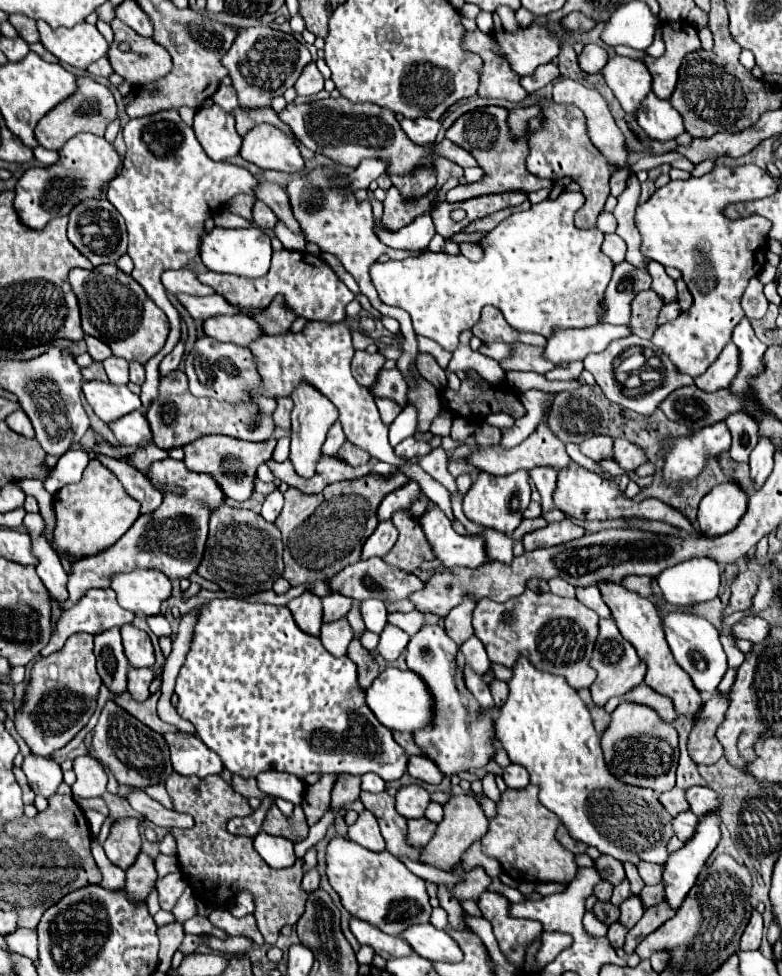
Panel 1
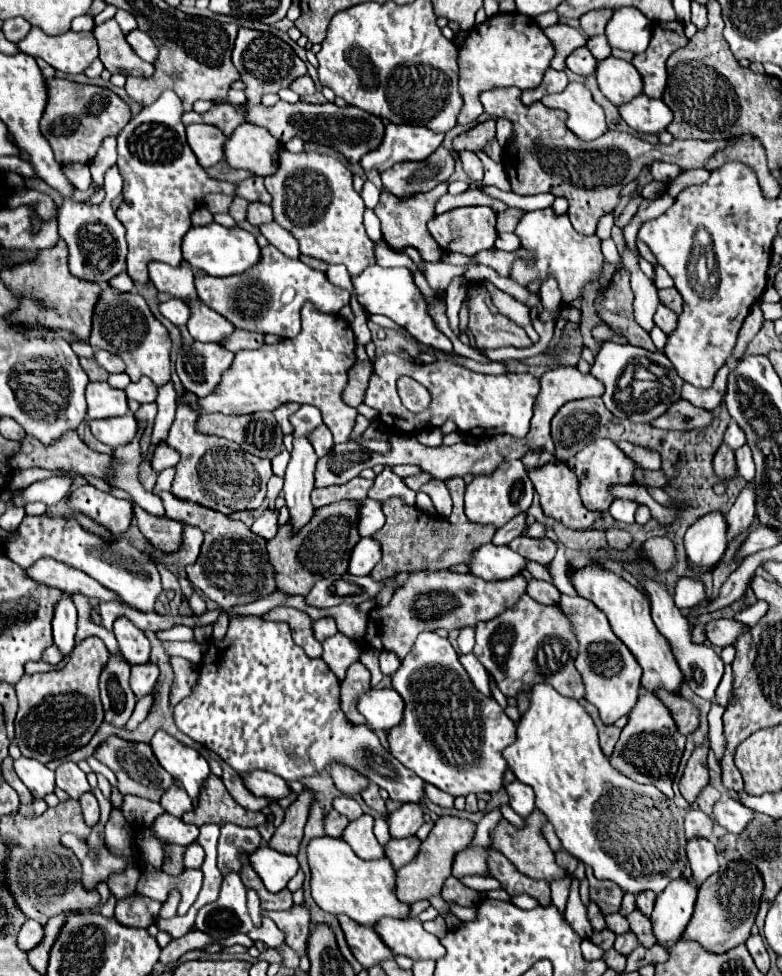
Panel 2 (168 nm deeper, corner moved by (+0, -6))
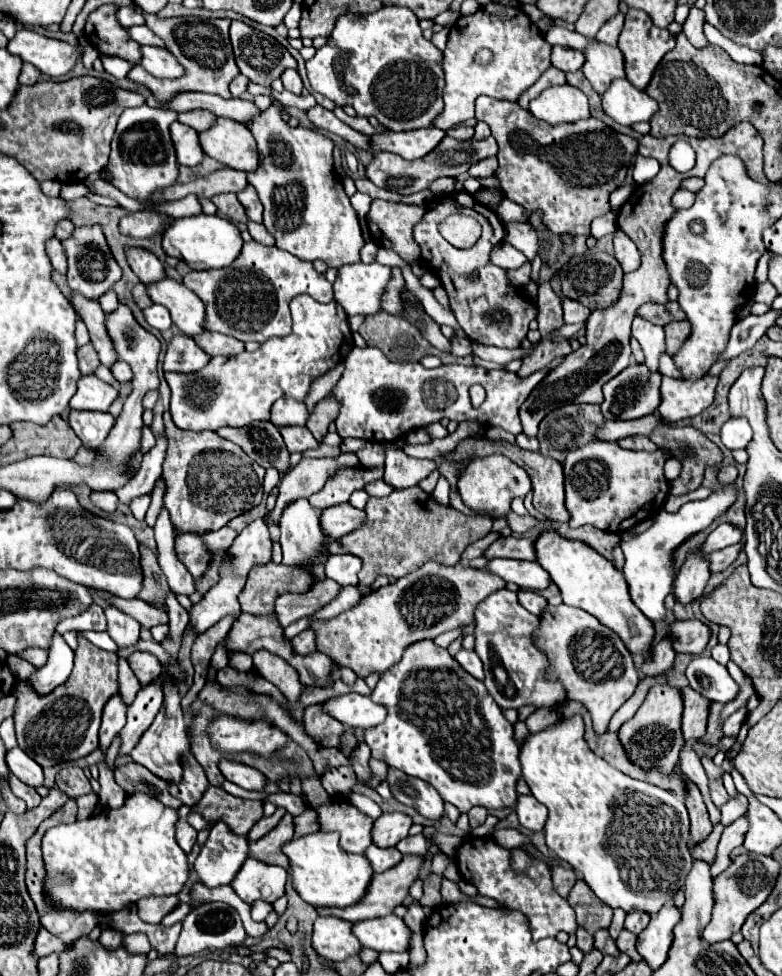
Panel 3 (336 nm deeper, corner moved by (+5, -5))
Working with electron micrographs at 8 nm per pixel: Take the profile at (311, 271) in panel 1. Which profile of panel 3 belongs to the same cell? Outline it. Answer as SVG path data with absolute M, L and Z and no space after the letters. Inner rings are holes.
M254 240L242 246L238 260L234 260L230 268L192 270L182 280L206 306L204 330L220 332L242 342L266 342L268 338L290 334L292 318L288 304L298 294L310 294L318 302L334 300L332 284L320 276L310 262L302 262L276 246L264 246Z

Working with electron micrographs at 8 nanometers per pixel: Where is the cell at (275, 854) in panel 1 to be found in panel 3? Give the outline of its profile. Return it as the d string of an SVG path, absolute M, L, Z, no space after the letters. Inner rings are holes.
M248 858L230 886L246 904L254 904L256 900L276 902L280 896L284 896L286 880L288 874L284 868Z

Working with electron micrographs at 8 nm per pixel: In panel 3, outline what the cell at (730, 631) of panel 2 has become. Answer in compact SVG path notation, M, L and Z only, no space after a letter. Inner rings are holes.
M684 620L684 622L672 622L666 636L674 640L674 650L676 652L688 652L688 654L702 654L704 646L708 644L710 630L706 624L698 620Z

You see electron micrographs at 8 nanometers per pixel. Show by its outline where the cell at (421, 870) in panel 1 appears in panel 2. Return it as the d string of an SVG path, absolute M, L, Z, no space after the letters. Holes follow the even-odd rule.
M381 817L375 819L374 834L381 845L387 844L391 839L388 824L384 819L381 819Z

